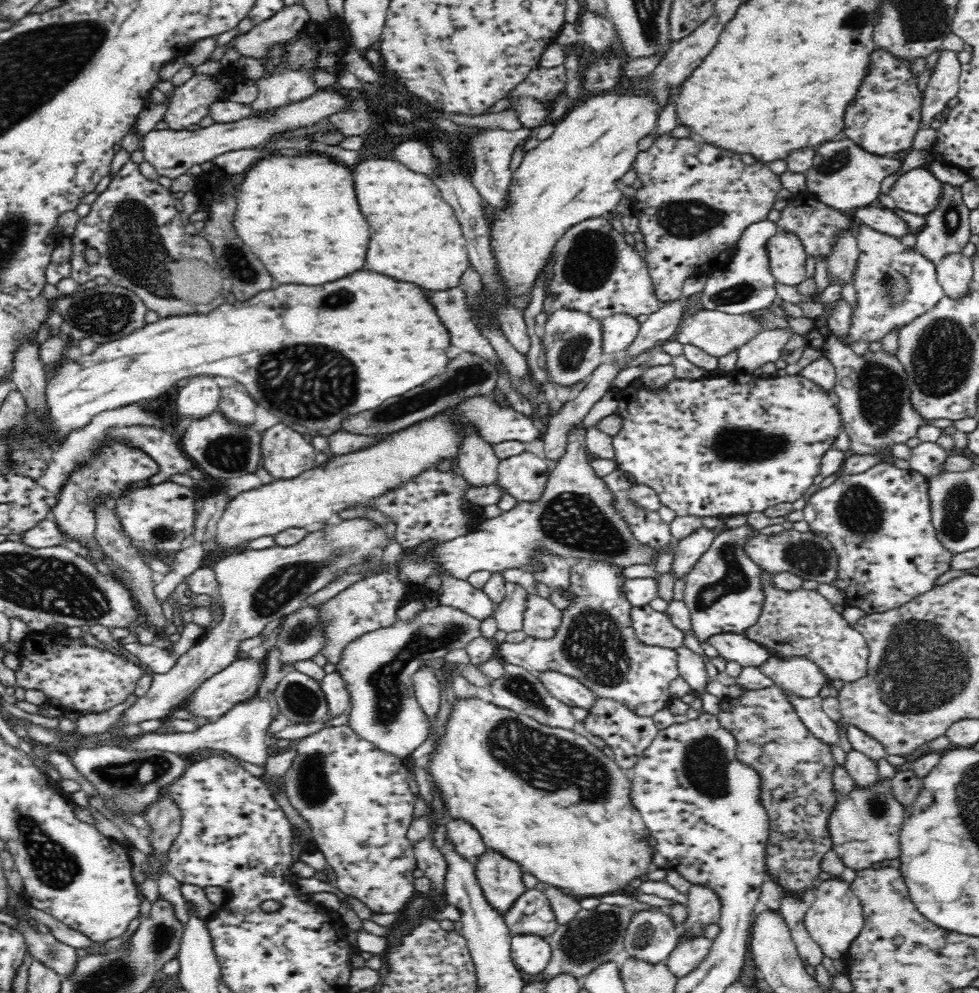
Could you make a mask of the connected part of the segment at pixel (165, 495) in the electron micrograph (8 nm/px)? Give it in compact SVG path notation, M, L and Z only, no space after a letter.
M170 480L132 489L119 497L115 506L117 516L128 537L150 552L161 555L180 552L184 548L186 538L190 538L194 532L194 520L196 520L194 492L190 487L178 485Z

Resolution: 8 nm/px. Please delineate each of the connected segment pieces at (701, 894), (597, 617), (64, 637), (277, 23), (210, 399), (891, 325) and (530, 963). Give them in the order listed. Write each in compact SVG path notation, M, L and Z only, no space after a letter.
M694 884L690 886L687 897L688 917L679 930L685 936L703 936L704 928L720 919L722 904L719 895L710 886Z
M572 558L571 567L569 570L569 582L567 583L566 600L568 600L568 606L561 610L560 624L556 629L554 636L550 638L536 638L534 636L526 635L526 638L522 642L508 643L506 641L496 643L495 655L504 662L505 665L511 664L522 667L523 669L529 670L535 674L558 672L564 674L570 678L578 680L582 685L587 686L597 697L610 698L612 701L620 702L625 707L628 707L634 714L644 717L652 717L658 710L664 710L669 706L671 702L671 694L669 693L669 683L674 681L679 676L679 670L677 667L677 650L669 649L666 647L648 645L642 639L638 638L634 628L632 628L632 603L628 601L624 590L624 582L628 580L624 576L624 567L618 565L618 563L610 561L602 561L602 559L587 559L587 558Z
M48 630L42 632L31 631L21 640L20 650L18 650L18 668L14 670L14 678L16 678L15 688L39 690L46 695L49 704L60 708L60 710L104 714L134 692L134 688L136 688L136 684L143 673L142 669L113 649L102 650L93 645L88 646L84 642L84 636L72 638L68 634Z
M297 1L295 4L284 5L274 16L253 26L250 32L235 36L228 43L219 45L210 54L209 59L220 60L226 48L235 46L241 56L260 61L268 45L284 43L296 38L311 22L308 10L302 5L302 2Z
M214 375L191 376L186 386L182 386L176 400L177 413L182 417L196 418L218 410L221 388Z
M856 224L855 233L860 254L850 280L855 292L850 328L844 338L832 334L835 341L848 348L856 342L882 342L886 334L909 325L945 295L937 279L934 261L926 258L917 247L906 246L898 237L878 232L865 224Z
M517 934L511 939L511 958L522 972L536 975L546 969L552 948L548 938L535 934Z

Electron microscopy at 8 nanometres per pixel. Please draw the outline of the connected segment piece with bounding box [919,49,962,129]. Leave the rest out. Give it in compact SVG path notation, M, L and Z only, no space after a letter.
M940 49L933 61L935 62L934 72L924 88L921 102L919 124L921 129L928 128L930 122L936 118L936 114L940 114L959 91L958 79L962 65L958 61L957 54Z

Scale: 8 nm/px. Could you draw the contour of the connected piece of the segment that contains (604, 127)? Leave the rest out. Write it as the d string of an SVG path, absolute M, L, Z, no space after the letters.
M624 78L616 88L586 100L581 106L572 106L563 119L554 124L552 135L527 151L520 166L514 170L509 188L510 206L506 210L496 208L496 220L489 232L502 279L508 283L516 307L525 310L530 304L534 280L552 257L553 246L562 233L577 222L607 216L623 198L618 182L636 160L638 142L648 134L654 134L662 111L653 90L649 90L649 86L637 86L639 81L646 79Z

